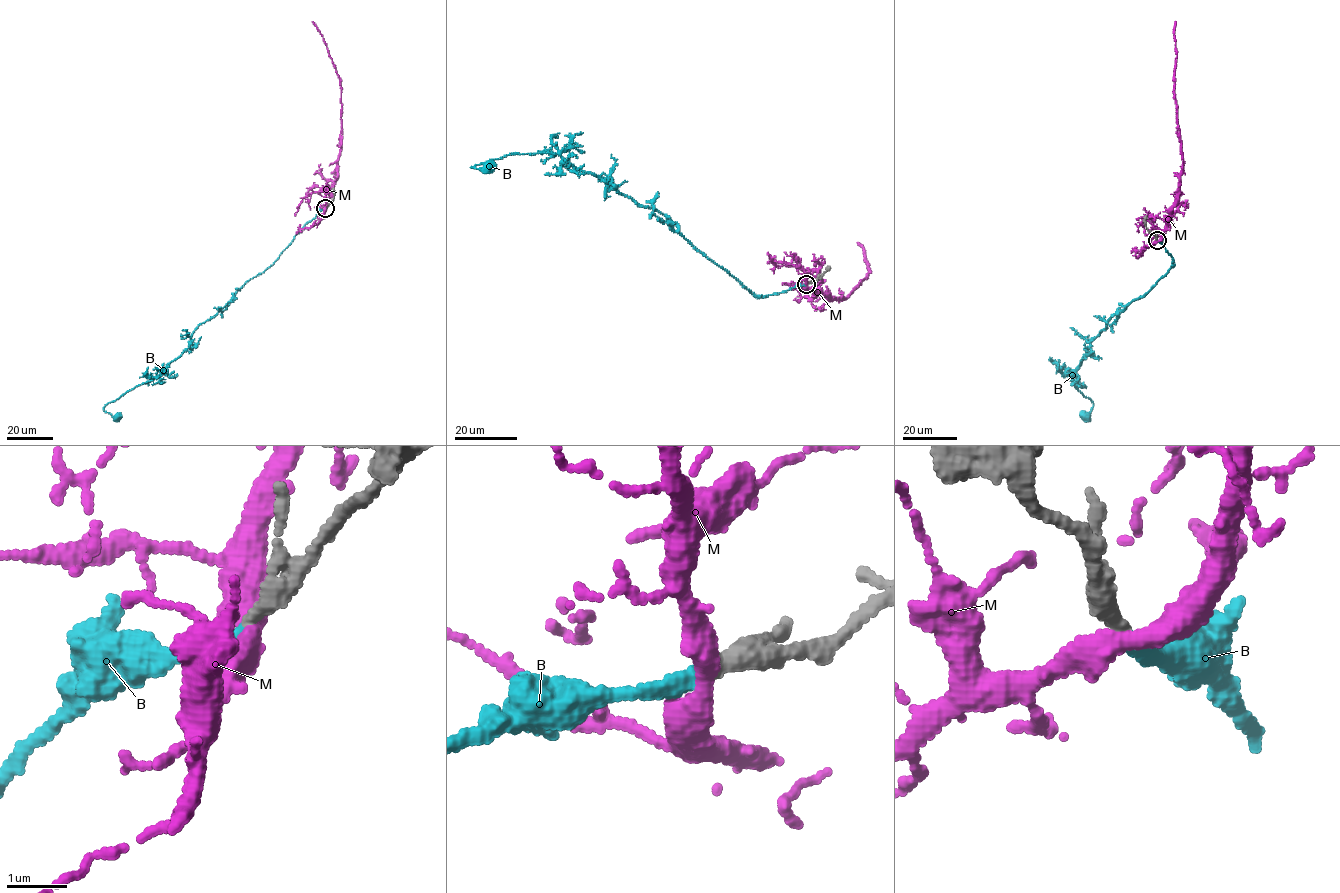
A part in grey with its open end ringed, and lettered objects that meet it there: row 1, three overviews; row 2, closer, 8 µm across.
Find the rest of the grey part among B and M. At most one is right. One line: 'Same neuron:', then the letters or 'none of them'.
Same neuron: B

